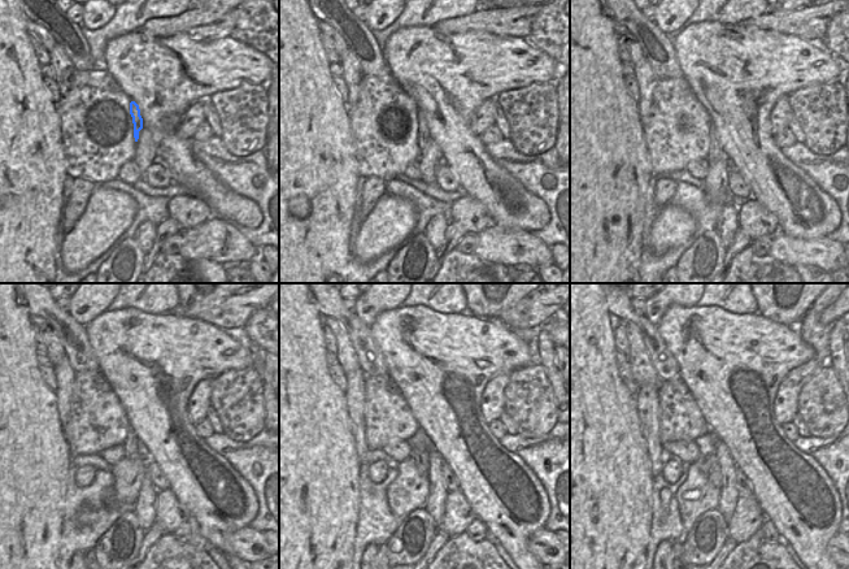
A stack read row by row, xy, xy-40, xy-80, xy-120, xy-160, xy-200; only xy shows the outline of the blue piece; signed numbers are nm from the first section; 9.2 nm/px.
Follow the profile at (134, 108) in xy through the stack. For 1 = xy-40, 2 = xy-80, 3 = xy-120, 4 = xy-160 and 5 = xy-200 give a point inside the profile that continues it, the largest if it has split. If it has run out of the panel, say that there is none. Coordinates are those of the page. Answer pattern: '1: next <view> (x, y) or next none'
1: next xy-40 (423, 134)
2: next xy-80 (715, 152)
3: next xy-120 (133, 447)
4: next xy-160 (419, 443)
5: next xy-200 (706, 443)

